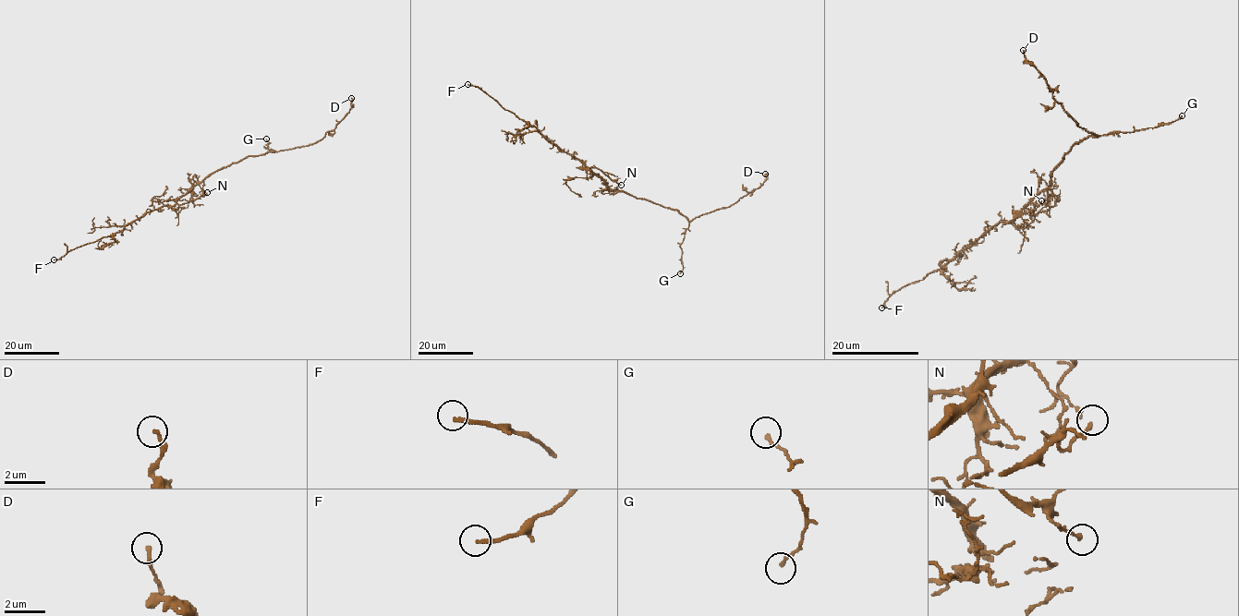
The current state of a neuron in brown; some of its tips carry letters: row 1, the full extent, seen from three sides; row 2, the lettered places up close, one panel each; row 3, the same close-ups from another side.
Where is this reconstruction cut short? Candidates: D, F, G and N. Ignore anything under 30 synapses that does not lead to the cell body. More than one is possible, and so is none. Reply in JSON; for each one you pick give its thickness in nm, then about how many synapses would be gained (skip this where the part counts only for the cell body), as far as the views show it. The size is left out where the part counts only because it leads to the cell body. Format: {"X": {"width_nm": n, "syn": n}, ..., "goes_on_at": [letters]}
{"F": {"width_nm": 200}, "goes_on_at": ["F"]}

